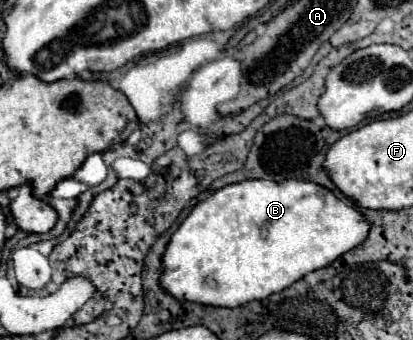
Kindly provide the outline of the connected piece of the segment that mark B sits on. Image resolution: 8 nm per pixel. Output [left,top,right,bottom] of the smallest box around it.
[159,179,369,307]

